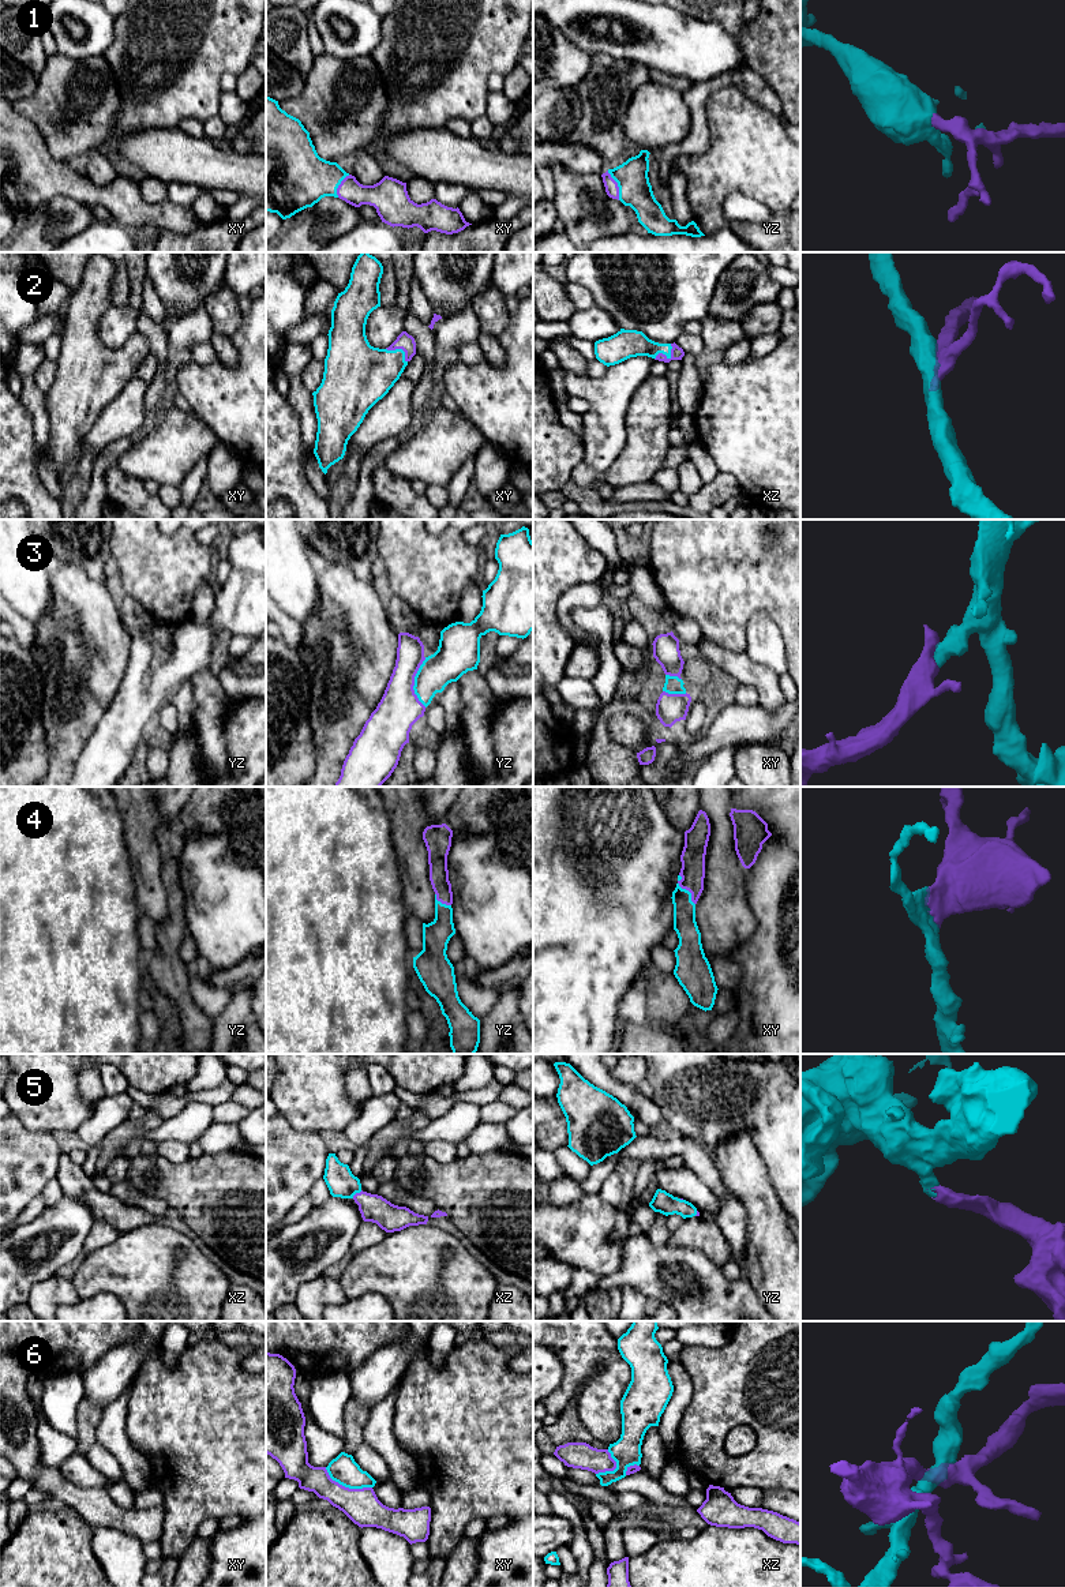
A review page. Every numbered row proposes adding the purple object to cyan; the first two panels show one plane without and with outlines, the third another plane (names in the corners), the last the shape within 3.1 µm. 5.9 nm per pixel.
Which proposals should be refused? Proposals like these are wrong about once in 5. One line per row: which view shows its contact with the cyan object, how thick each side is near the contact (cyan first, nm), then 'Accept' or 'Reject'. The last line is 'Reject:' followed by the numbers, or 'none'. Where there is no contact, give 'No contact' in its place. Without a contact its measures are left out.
1: Touches cyan in yz. Thickness 190 nm (cyan) against 80 nm. Accept
2: Touches cyan in xz. Thickness 160 nm (cyan) against 80 nm. Accept
3: Touches cyan in yz. Thickness 220 nm (cyan) against 240 nm. Accept
4: Touches cyan in xy. Thickness 140 nm (cyan) against 140 nm. Accept
5: Touches cyan in xz. Thickness 170 nm (cyan) against 160 nm. Accept
6: Touches cyan in xy. Thickness 160 nm (cyan) against 200 nm. Reject
Reject: 6

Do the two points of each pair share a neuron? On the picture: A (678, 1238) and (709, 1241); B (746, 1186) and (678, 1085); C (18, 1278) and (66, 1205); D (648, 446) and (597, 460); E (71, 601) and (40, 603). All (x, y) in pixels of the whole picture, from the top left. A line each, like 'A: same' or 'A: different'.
A: same
B: different
C: same
D: different
E: different

